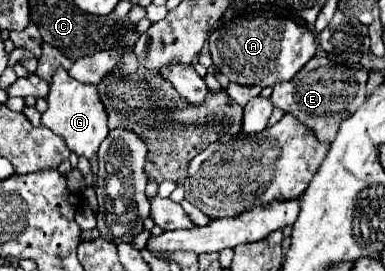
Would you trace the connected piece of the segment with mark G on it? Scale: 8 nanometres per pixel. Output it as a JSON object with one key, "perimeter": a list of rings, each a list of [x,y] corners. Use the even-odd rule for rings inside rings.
{"perimeter":[[[57,68],[51,82],[49,96],[47,96],[47,104],[49,108],[43,114],[43,126],[47,126],[57,136],[61,136],[71,152],[75,152],[77,156],[85,156],[91,162],[91,166],[97,168],[99,144],[109,134],[107,112],[97,94],[97,86],[79,84],[77,80],[71,80],[71,76],[67,76],[67,70]]]}

